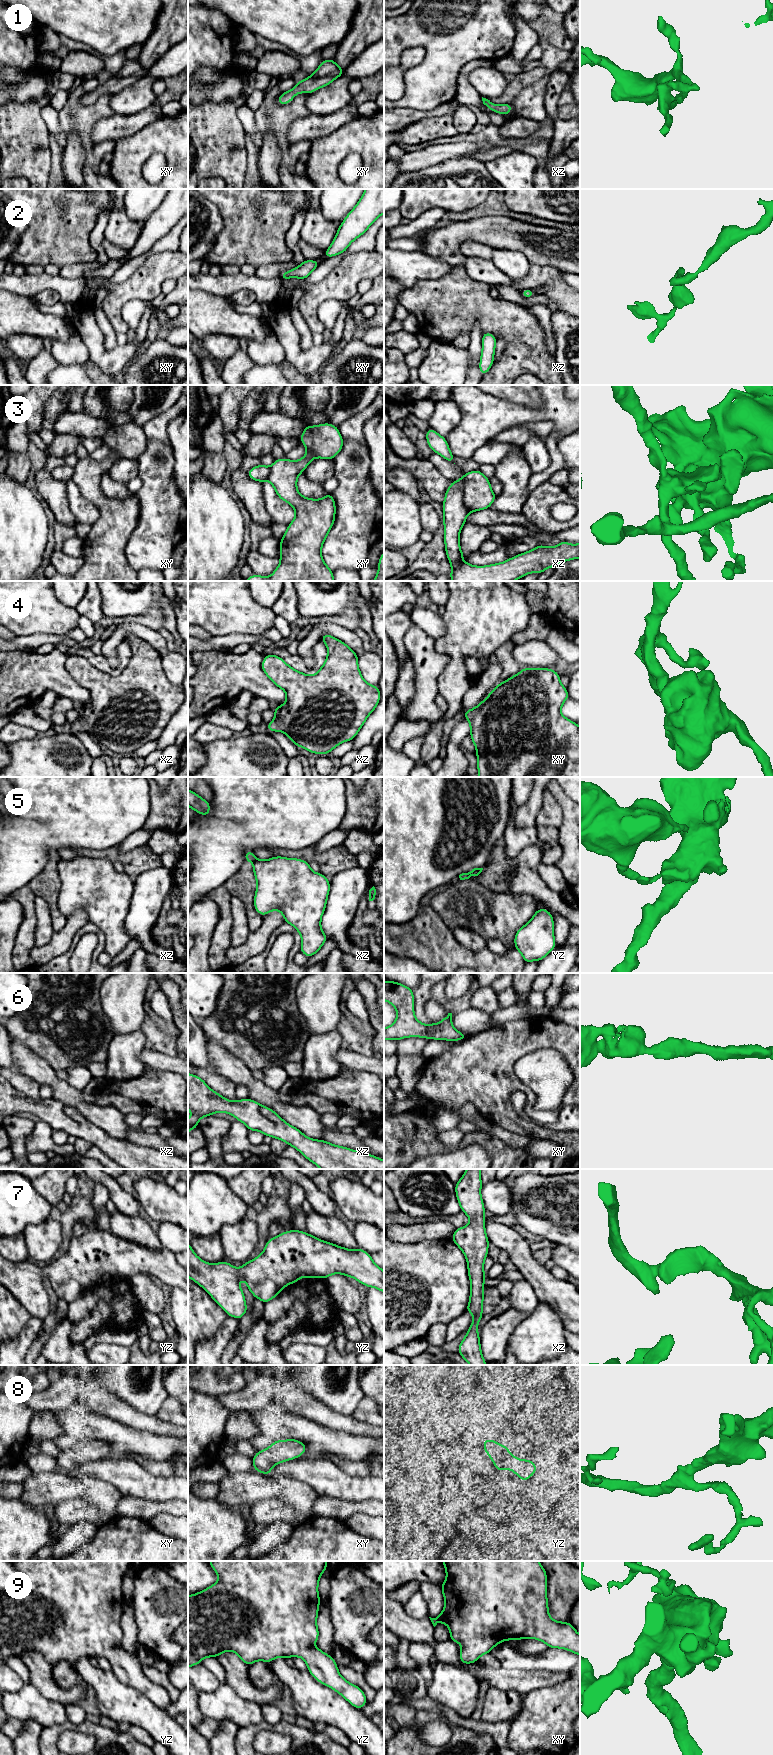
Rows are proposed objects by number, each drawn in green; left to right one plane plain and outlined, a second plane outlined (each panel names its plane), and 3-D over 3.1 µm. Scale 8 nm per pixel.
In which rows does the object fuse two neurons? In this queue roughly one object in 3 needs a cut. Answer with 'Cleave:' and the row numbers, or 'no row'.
Cleave: 5

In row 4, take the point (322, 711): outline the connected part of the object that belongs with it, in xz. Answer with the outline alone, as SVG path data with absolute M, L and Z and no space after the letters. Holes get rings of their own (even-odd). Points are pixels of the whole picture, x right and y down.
M329 634L320 638L328 650L325 663L313 675L299 672L289 666L281 657L270 654L264 657L261 668L266 676L286 693L286 703L275 707L275 718L267 723L267 731L281 731L285 733L297 746L314 754L326 755L345 741L353 740L368 716L376 709L381 695L378 686L368 684L362 677L358 667L358 655L344 642Z

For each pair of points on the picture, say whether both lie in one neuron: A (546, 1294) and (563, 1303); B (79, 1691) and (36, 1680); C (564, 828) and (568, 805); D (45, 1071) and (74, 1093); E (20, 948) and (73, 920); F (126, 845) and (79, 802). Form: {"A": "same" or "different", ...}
{"A": "same", "B": "same", "C": "same", "D": "same", "E": "different", "F": "different"}

